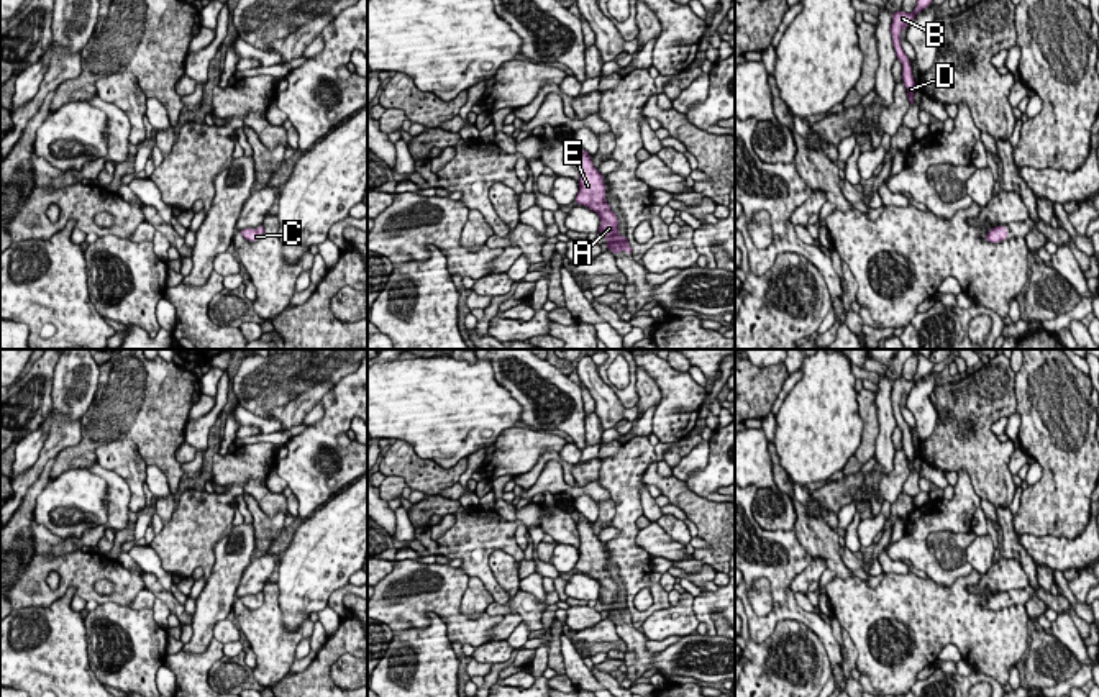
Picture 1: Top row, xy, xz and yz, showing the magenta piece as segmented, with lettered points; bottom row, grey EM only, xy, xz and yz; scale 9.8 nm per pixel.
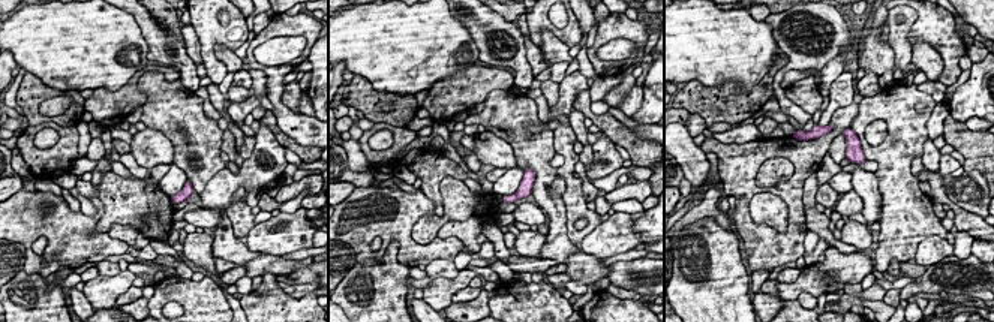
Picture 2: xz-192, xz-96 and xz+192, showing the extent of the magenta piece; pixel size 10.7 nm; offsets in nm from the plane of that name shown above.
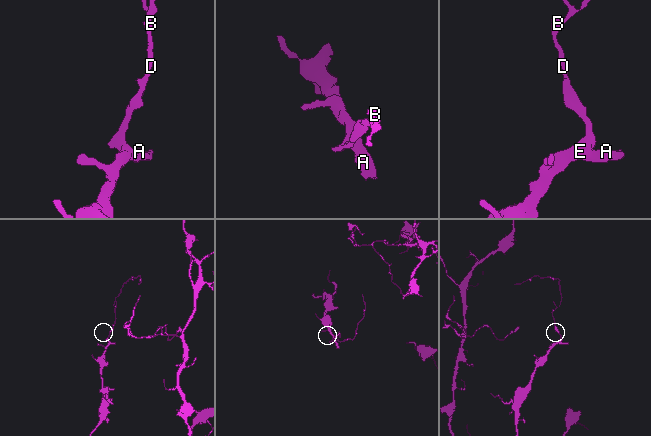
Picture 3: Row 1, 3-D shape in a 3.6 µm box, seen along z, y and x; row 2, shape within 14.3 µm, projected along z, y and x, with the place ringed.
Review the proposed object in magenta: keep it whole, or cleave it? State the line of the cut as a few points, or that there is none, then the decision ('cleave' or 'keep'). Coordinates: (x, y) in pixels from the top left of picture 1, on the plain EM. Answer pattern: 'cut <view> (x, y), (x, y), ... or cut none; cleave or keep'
cut none; keep

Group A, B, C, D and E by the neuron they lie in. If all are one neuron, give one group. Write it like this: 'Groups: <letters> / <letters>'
Groups: A B C D E

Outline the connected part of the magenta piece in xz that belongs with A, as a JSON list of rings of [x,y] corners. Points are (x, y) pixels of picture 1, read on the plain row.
[[[581,515],[576,525],[579,533],[579,559],[574,569],[589,574],[599,582],[599,600],[607,607],[605,615],[615,623],[620,618],[632,622],[627,602],[618,602],[618,585],[605,567],[604,543],[594,535],[591,522],[586,517]]]

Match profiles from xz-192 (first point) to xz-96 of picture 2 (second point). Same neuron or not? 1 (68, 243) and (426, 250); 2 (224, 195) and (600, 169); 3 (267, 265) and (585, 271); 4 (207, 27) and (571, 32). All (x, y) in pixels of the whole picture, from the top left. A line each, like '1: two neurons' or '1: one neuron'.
1: one neuron
2: one neuron
3: one neuron
4: one neuron

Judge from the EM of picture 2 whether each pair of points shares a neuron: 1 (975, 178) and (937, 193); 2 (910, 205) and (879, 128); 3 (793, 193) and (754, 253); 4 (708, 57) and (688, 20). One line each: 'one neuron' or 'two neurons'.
1: two neurons
2: two neurons
3: one neuron
4: one neuron

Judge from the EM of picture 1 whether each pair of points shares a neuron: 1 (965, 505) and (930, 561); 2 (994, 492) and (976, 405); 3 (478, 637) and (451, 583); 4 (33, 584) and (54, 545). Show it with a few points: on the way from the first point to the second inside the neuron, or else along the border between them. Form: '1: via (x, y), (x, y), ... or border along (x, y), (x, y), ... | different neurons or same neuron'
1: via (947, 515), (939, 517), (921, 535), (921, 543) | same neuron
2: via (989, 471), (986, 460), (976, 450), (976, 427) | same neuron
3: via (465, 625), (451, 612), (451, 596) | same neuron
4: border along (81, 548), (64, 555), (36, 556) | different neurons

